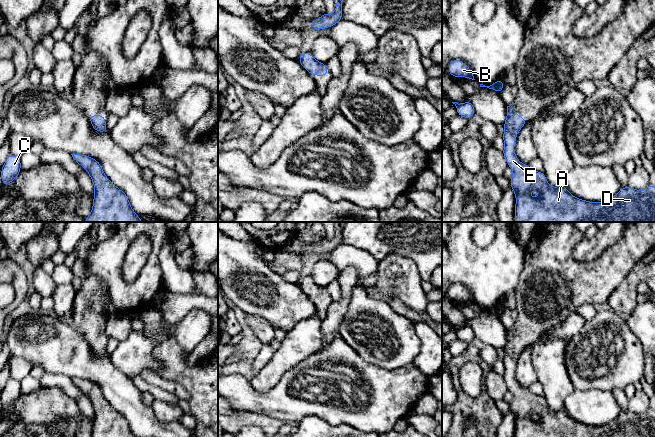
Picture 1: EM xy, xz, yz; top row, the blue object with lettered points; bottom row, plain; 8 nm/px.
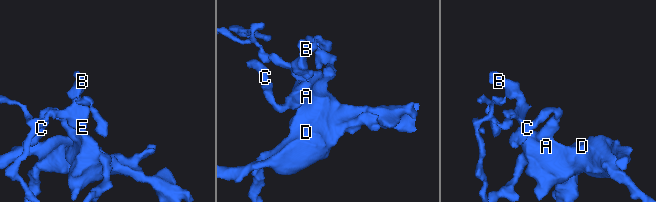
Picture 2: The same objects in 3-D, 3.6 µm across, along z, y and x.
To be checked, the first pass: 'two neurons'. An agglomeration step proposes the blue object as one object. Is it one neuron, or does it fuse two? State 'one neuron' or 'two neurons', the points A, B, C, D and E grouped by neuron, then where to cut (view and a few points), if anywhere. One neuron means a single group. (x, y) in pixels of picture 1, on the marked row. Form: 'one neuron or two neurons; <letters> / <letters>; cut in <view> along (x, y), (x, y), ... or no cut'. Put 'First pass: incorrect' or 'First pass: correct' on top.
First pass: incorrect
one neuron; A B C D E; no cut

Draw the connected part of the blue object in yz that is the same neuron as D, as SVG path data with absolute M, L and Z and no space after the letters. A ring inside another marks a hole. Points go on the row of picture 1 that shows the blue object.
M507 106L507 117L504 123L503 155L508 166L513 170L510 186L513 188L516 222L655 222L655 186L649 184L643 191L623 187L615 196L603 202L590 202L574 197L566 189L564 183L559 187L551 187L543 172L533 170L522 164L514 153L516 135L527 123L520 115ZM536 190L540 196L533 198L529 192Z

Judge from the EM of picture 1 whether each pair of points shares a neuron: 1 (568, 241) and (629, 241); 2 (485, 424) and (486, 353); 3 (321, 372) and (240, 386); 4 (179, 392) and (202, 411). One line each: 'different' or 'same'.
1: same
2: different
3: same
4: different

